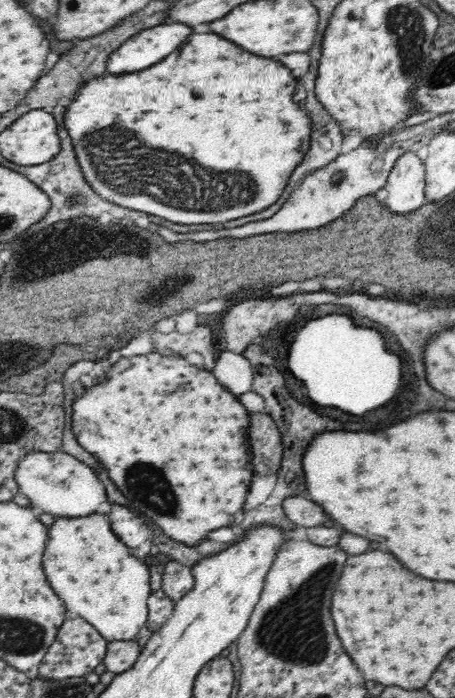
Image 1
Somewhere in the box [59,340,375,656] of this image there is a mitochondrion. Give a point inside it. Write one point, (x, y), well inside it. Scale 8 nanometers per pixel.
(147, 485)

